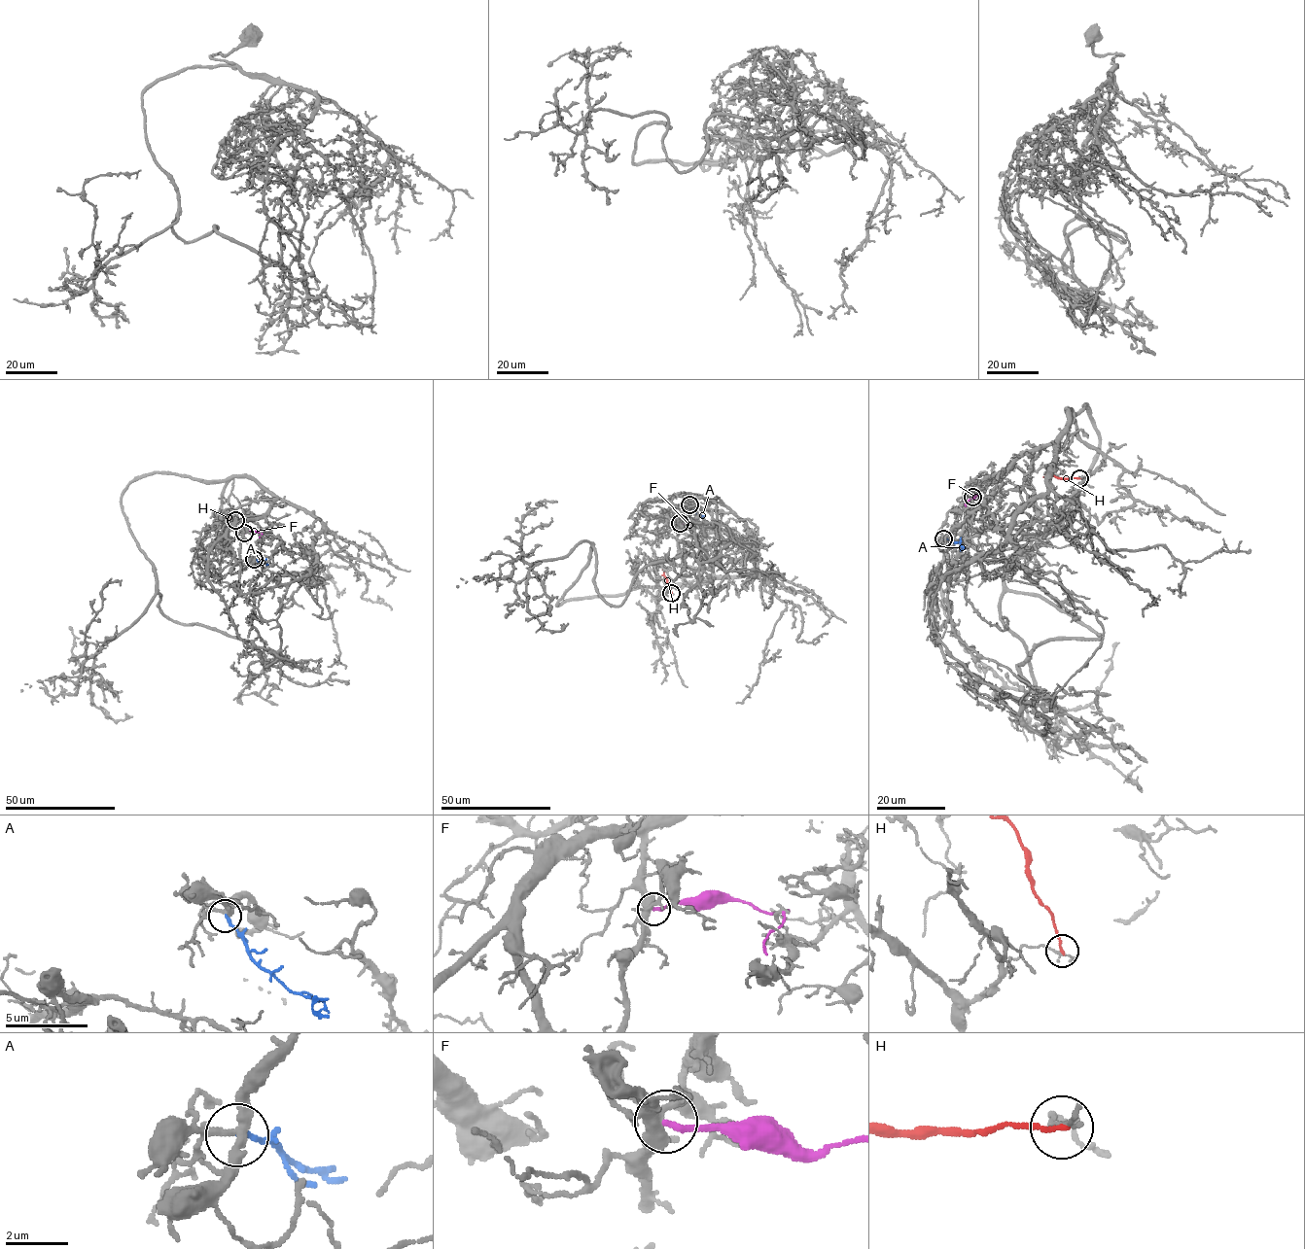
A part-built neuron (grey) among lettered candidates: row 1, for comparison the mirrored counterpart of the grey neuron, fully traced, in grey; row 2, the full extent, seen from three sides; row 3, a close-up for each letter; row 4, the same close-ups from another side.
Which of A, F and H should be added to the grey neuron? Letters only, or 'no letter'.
A

